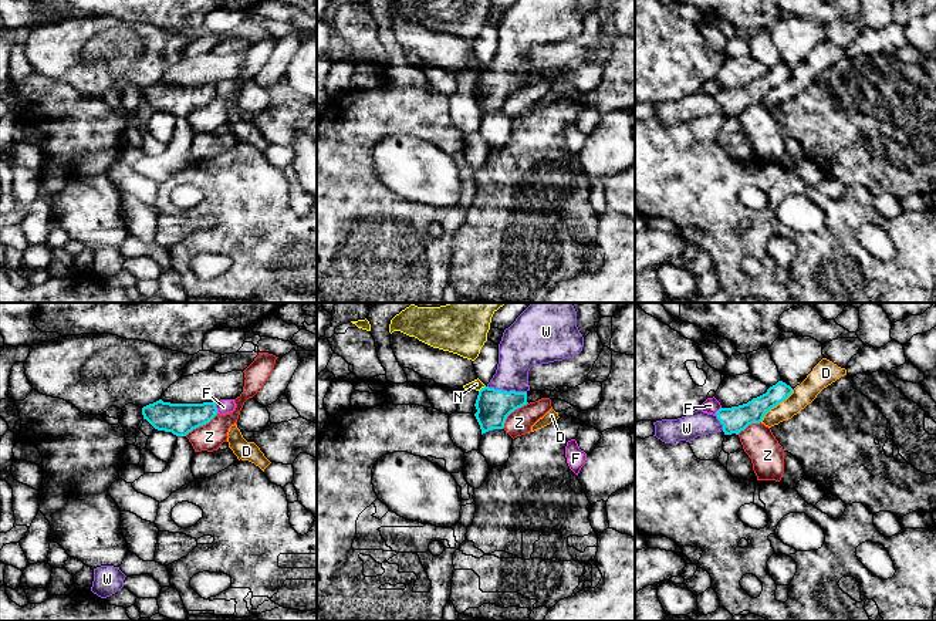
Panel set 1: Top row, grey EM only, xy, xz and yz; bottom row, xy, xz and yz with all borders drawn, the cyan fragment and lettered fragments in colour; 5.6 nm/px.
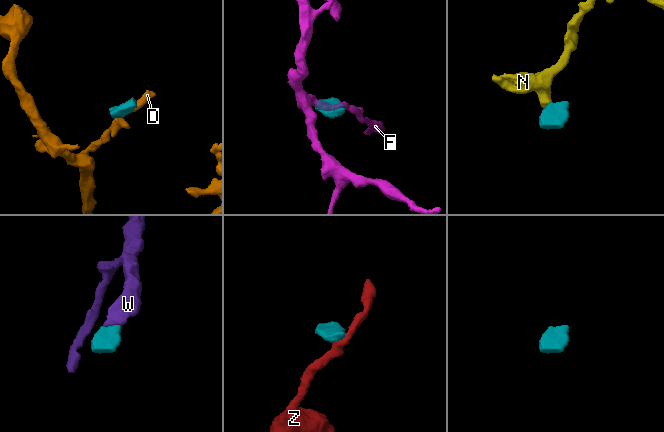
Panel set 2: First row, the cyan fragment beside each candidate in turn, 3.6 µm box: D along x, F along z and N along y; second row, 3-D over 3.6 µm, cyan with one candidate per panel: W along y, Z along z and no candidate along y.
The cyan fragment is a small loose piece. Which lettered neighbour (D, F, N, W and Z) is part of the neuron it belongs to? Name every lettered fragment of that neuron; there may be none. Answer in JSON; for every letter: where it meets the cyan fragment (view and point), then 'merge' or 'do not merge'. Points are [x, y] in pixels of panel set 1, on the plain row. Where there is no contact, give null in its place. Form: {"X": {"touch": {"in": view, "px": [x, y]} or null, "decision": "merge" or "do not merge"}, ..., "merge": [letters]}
{"D": {"touch": {"in": "yz", "px": [776, 87]}, "decision": "do not merge"}, "F": {"touch": {"in": "xy", "px": [216, 90]}, "decision": "do not merge"}, "N": {"touch": {"in": "xz", "px": [482, 70]}, "decision": "do not merge"}, "W": {"touch": {"in": "xz", "px": [506, 73]}, "decision": "merge"}, "Z": {"touch": {"in": "xz", "px": [512, 93]}, "decision": "do not merge"}, "merge": ["W"]}

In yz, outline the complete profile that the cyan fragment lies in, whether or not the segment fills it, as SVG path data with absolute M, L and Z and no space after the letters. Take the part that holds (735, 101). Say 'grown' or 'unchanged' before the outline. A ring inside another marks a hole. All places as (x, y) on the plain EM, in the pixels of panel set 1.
grown; M783 63L770 68L766 75L753 80L747 85L720 90L714 97L697 91L677 101L653 104L655 117L665 125L679 122L690 124L697 118L724 114L739 117L751 105L760 105L764 97L793 75L793 70Z

